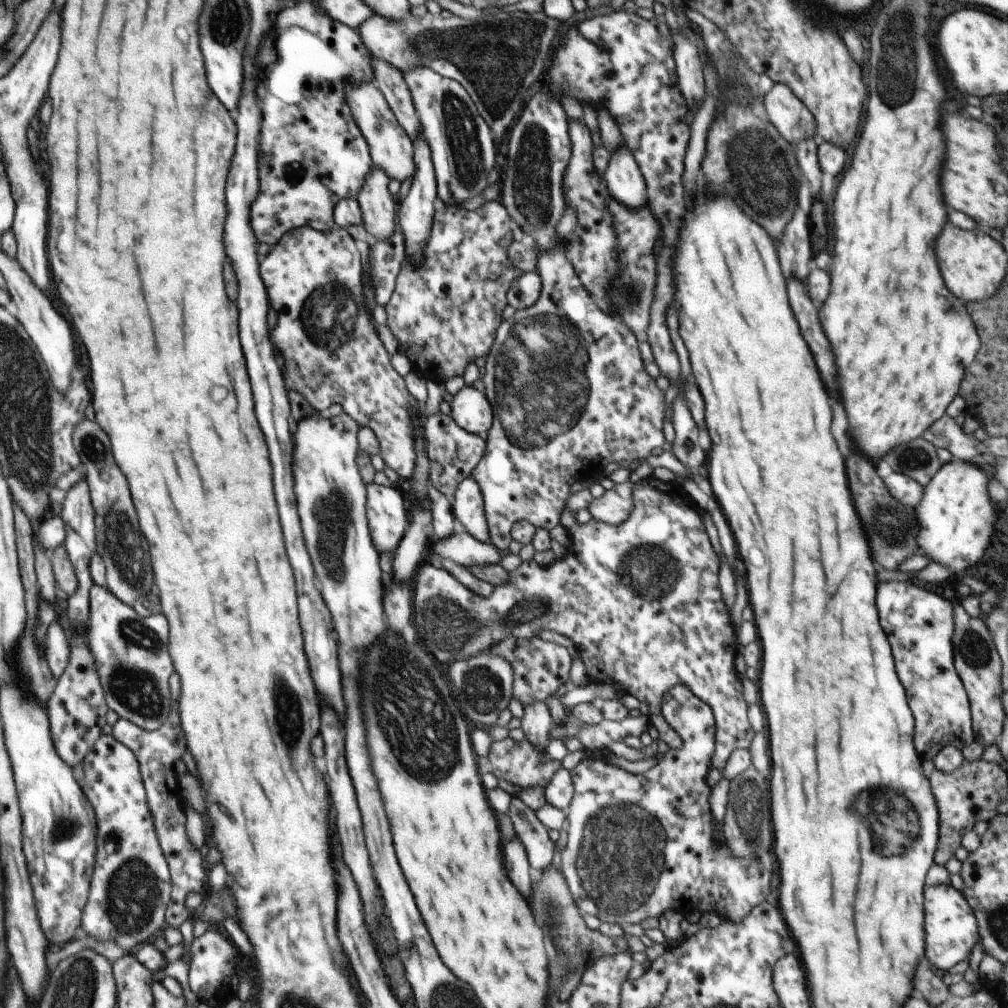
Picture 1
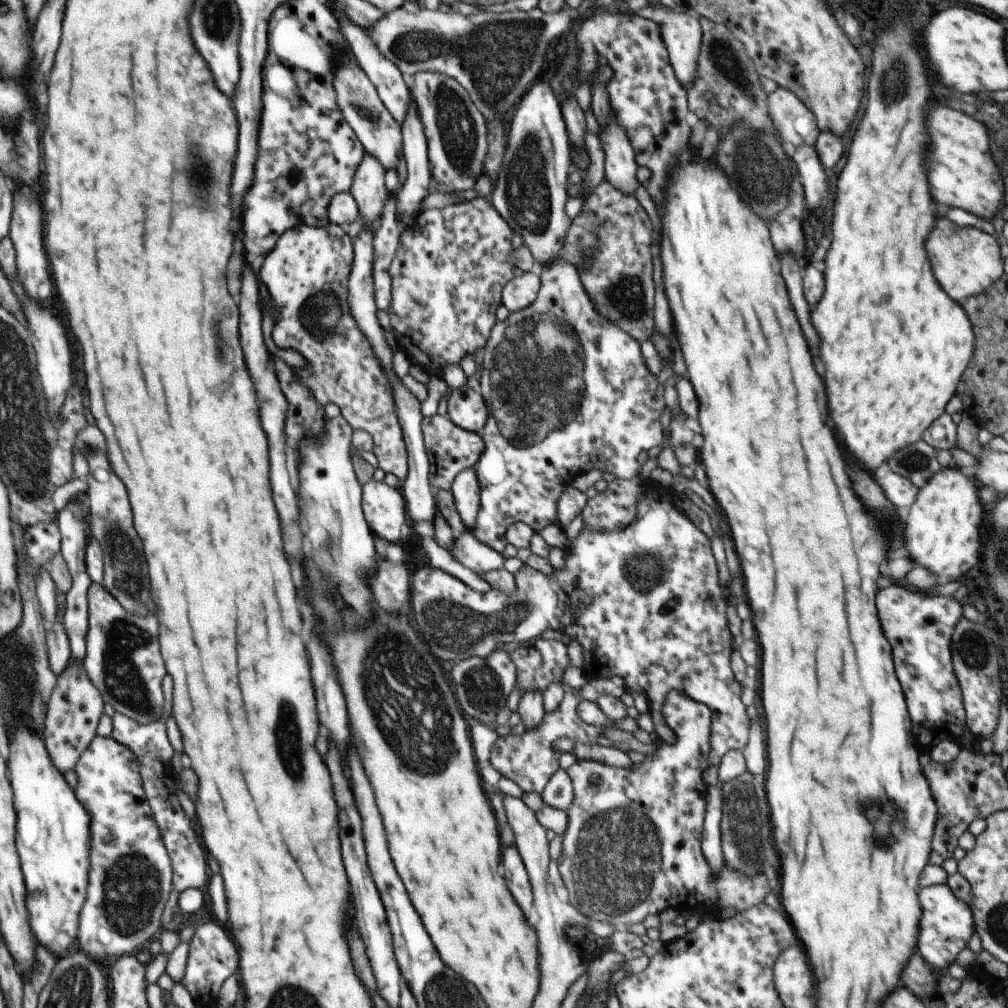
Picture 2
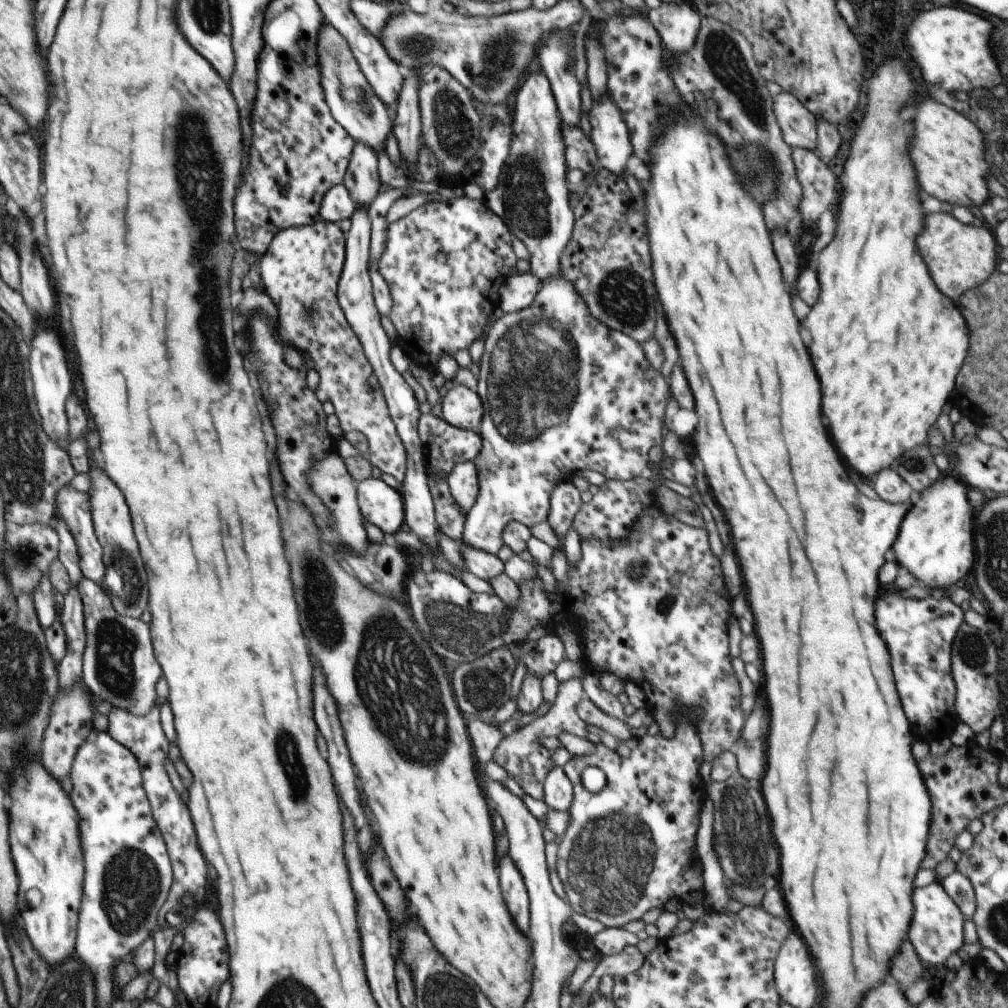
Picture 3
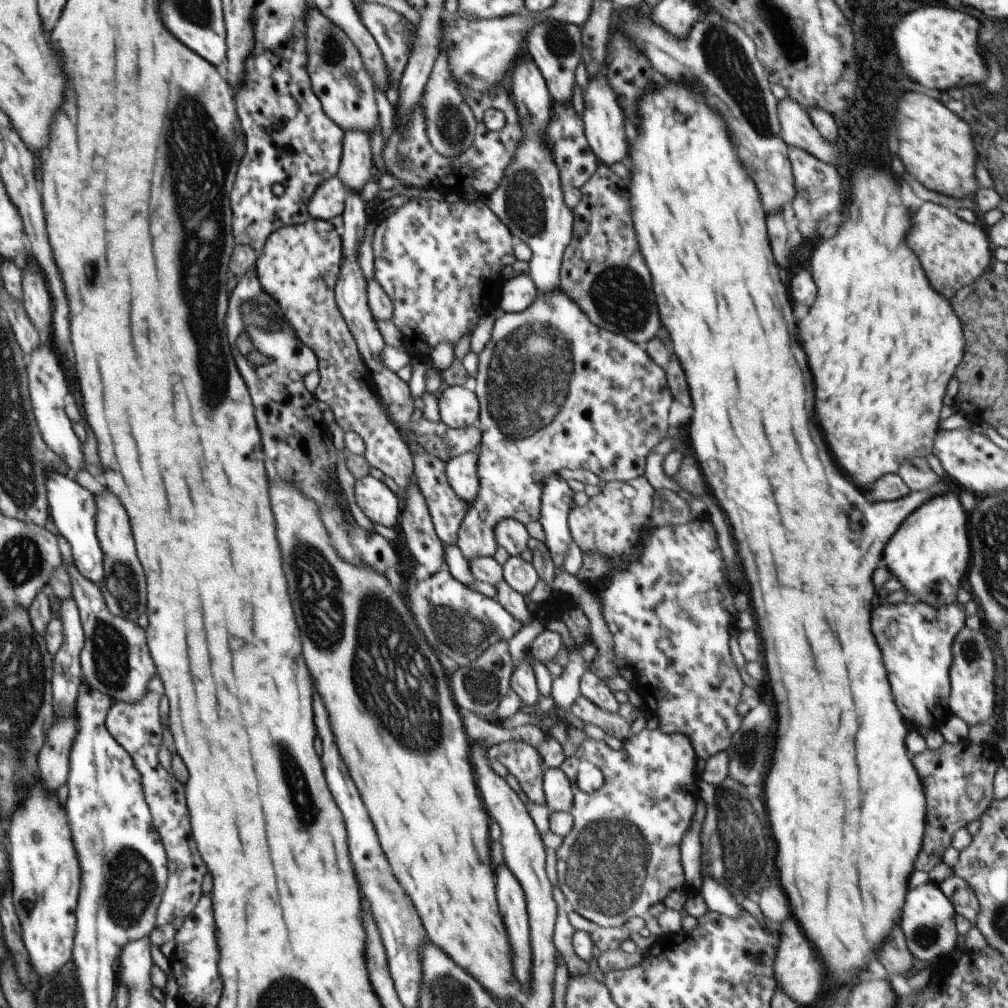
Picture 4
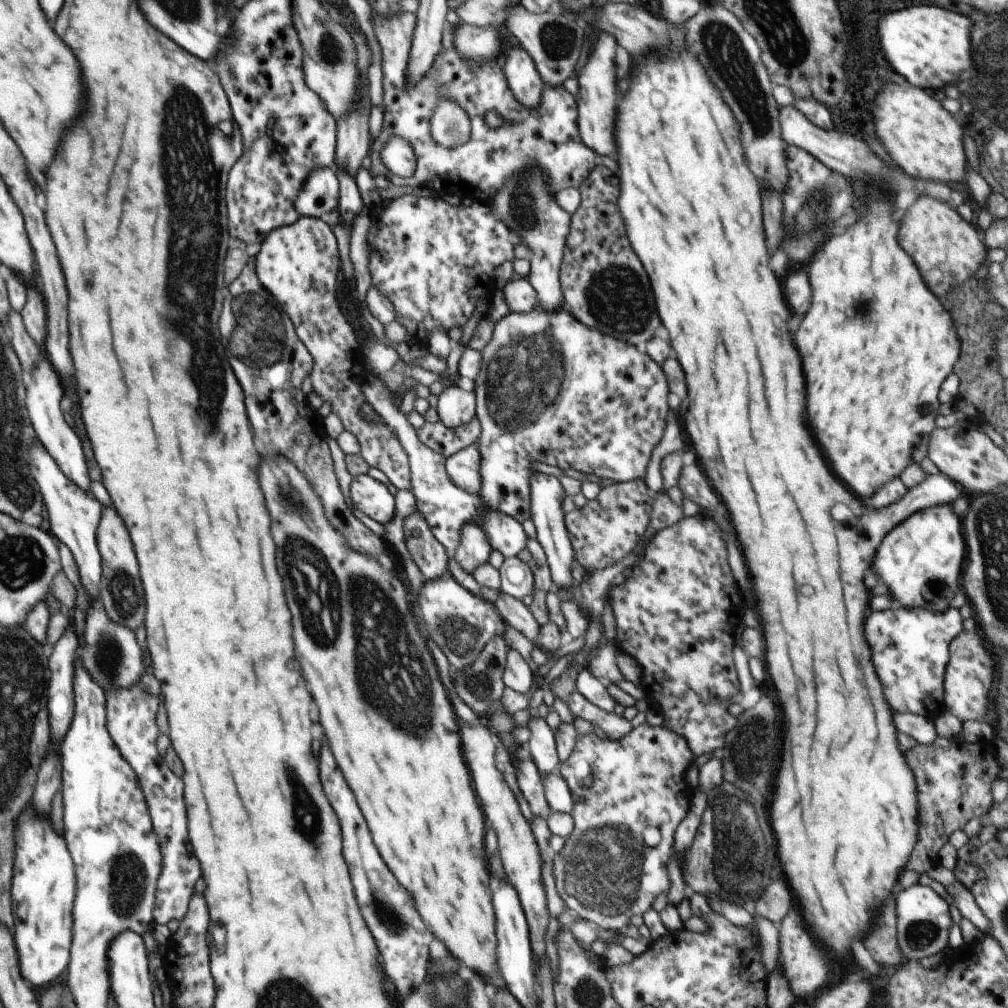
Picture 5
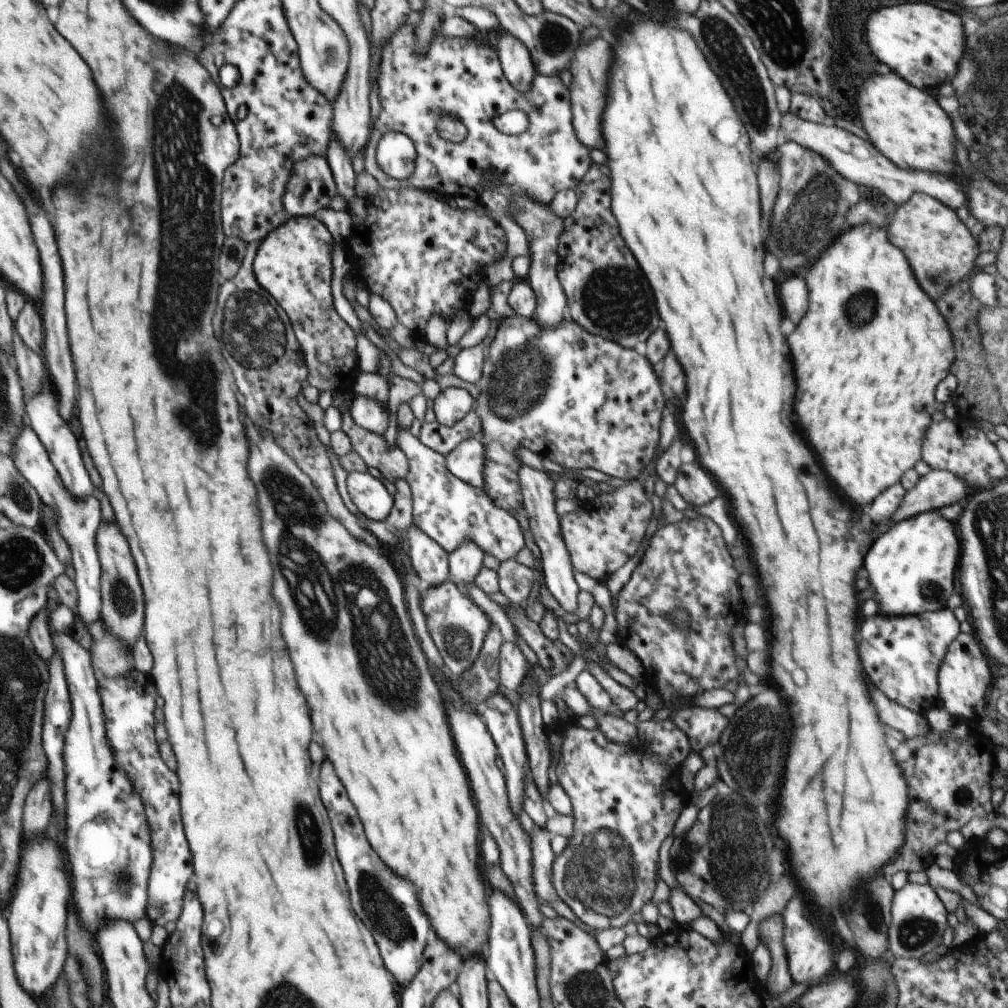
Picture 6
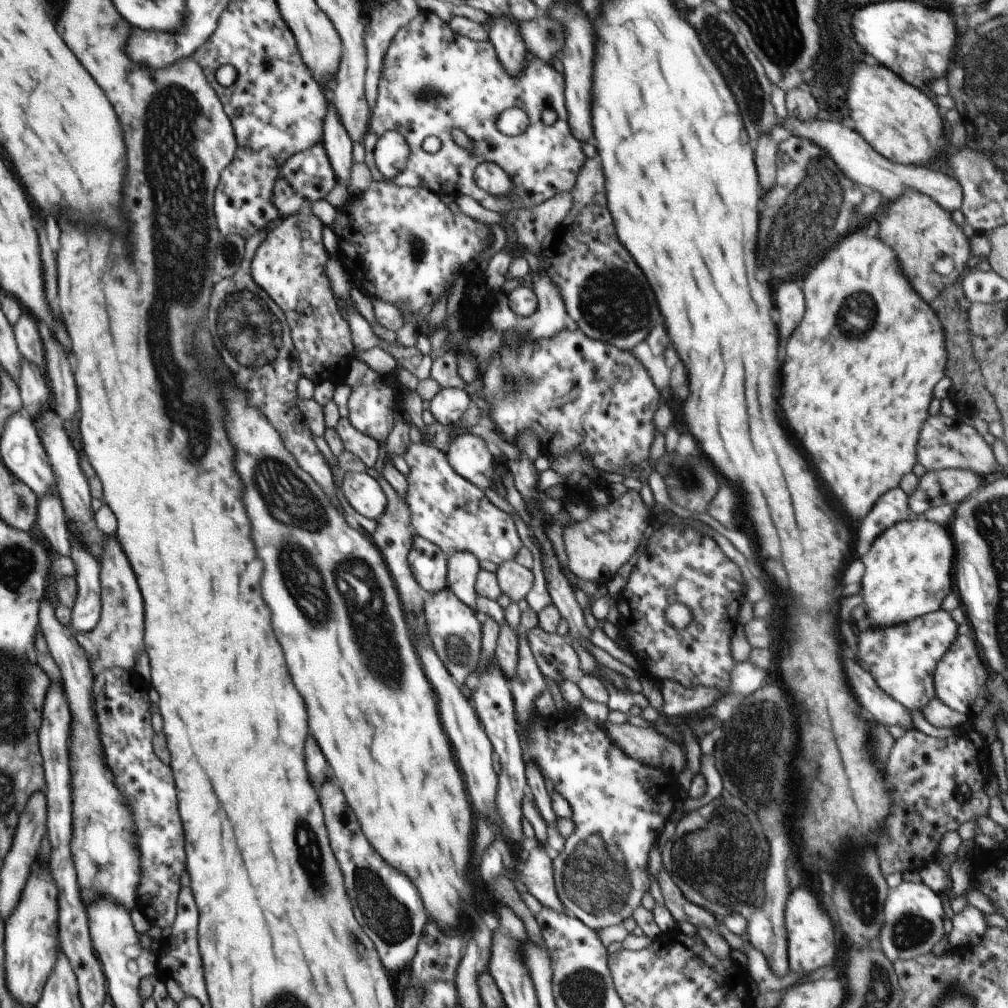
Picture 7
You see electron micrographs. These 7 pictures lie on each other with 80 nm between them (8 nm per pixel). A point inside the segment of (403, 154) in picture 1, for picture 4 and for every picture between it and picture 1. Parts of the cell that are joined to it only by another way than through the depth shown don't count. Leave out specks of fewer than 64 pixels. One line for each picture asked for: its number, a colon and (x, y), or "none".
2: (381, 136)
3: (353, 104)
4: (337, 75)

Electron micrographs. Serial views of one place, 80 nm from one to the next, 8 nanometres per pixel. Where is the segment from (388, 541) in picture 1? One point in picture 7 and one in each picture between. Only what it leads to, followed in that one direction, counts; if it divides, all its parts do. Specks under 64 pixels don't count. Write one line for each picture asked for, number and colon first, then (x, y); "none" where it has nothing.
2: (384, 507)
3: (380, 505)
4: (377, 501)
5: (369, 495)
6: (369, 494)
7: (363, 493)

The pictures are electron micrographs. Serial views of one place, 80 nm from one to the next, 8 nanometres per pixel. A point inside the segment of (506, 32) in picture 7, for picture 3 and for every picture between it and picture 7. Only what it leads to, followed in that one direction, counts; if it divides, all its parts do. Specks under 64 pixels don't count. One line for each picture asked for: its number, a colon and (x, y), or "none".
3: (532, 198)
4: (529, 201)
5: (525, 82)
6: (517, 65)

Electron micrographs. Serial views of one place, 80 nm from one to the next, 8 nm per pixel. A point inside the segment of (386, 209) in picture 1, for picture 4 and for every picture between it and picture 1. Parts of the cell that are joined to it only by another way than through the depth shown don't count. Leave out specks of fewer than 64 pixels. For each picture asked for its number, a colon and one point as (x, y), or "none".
2: (369, 190)
3: (362, 180)
4: (357, 168)

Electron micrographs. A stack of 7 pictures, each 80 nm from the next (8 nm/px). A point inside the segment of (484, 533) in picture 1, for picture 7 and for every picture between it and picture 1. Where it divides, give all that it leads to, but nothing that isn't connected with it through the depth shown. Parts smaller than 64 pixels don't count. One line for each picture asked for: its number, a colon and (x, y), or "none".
2: (465, 489)
3: (464, 485)
4: (461, 472)
5: (463, 467)
6: (466, 461)
7: (468, 454)

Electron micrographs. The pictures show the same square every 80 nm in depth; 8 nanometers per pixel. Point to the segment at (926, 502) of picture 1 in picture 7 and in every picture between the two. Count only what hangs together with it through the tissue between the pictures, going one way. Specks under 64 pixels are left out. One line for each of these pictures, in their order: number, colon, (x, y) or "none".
2: (942, 530)
3: (935, 544)
4: (929, 554)
5: (921, 559)
6: (912, 567)
7: (909, 570)

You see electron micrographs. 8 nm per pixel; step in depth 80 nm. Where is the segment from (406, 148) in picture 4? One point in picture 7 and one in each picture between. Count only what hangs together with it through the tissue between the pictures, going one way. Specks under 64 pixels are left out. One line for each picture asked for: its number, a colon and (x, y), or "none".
5: (548, 137)
6: (461, 76)
7: (433, 80)

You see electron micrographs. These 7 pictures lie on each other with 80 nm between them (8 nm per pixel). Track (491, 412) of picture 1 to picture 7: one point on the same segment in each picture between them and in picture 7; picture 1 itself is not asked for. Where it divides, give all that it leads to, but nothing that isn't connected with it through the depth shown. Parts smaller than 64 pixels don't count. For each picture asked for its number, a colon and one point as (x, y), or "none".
2: (467, 408)
3: (462, 408)
4: (459, 408)
5: (456, 407)
6: (452, 404)
7: (448, 406)

